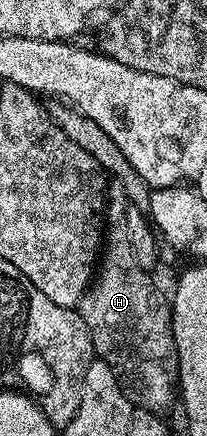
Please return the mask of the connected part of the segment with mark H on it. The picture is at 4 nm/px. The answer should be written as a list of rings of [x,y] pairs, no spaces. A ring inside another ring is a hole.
[[[114,186],[108,192],[108,220],[118,224],[107,231],[104,236],[104,247],[89,288],[76,305],[76,311],[84,318],[90,328],[90,337],[95,357],[103,360],[114,370],[124,394],[135,408],[149,412],[166,414],[170,403],[175,403],[178,383],[178,347],[174,341],[174,332],[170,328],[170,304],[158,297],[158,288],[150,281],[151,273],[136,262],[136,254],[128,242],[126,225],[123,223],[128,215],[128,201],[121,188]]]

